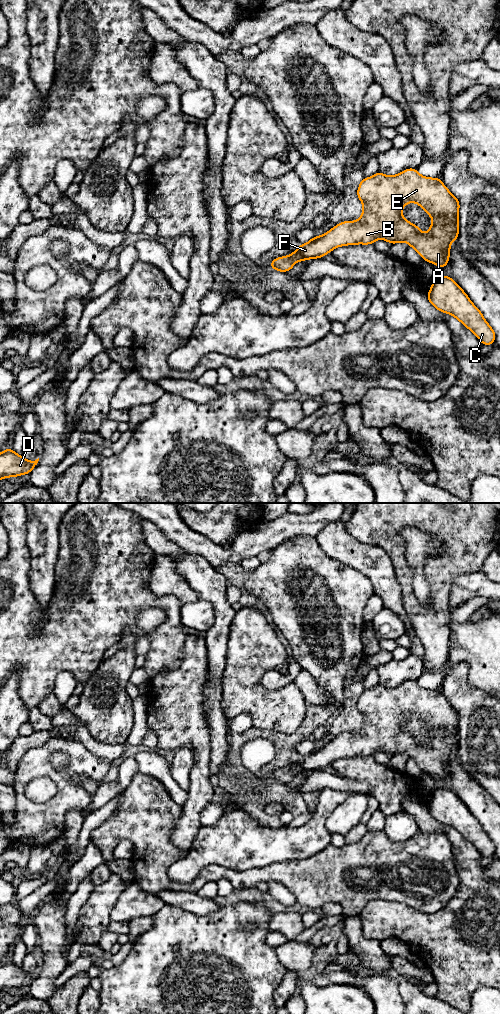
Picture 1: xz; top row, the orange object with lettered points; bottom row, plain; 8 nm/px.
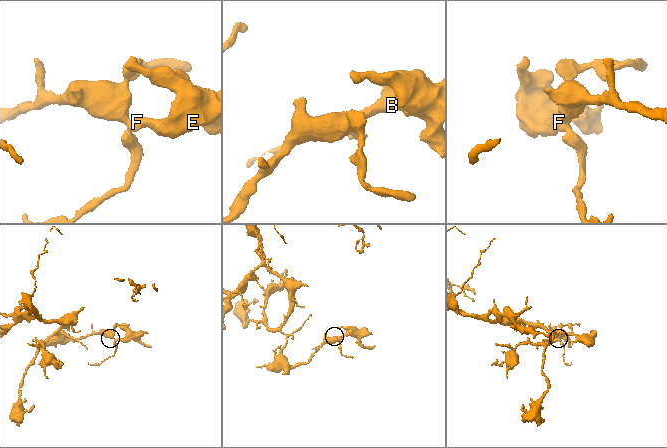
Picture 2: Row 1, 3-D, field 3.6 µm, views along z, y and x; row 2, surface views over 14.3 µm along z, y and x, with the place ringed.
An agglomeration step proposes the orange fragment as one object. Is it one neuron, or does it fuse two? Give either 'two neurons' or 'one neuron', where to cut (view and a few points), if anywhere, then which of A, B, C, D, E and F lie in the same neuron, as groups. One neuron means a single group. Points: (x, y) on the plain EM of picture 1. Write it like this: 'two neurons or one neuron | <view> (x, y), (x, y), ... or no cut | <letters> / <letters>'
one neuron | no cut | A B C D E F

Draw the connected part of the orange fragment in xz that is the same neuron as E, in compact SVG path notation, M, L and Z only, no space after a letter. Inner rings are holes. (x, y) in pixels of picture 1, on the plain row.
M410 680L394 688L387 688L380 683L372 689L363 690L357 701L357 709L363 716L361 729L357 733L344 733L331 740L319 749L312 749L308 755L301 756L294 765L278 769L270 775L271 780L288 784L298 773L322 770L334 760L345 757L373 756L383 751L391 756L407 754L414 760L424 773L444 780L449 775L450 757L458 751L460 715L446 700L440 690L424 689L416 680ZM410 715L417 715L433 731L430 742L422 745L420 740L404 731L403 719Z

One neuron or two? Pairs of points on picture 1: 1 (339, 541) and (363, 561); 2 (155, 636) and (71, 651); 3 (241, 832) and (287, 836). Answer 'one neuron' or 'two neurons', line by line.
1: one neuron
2: one neuron
3: one neuron

